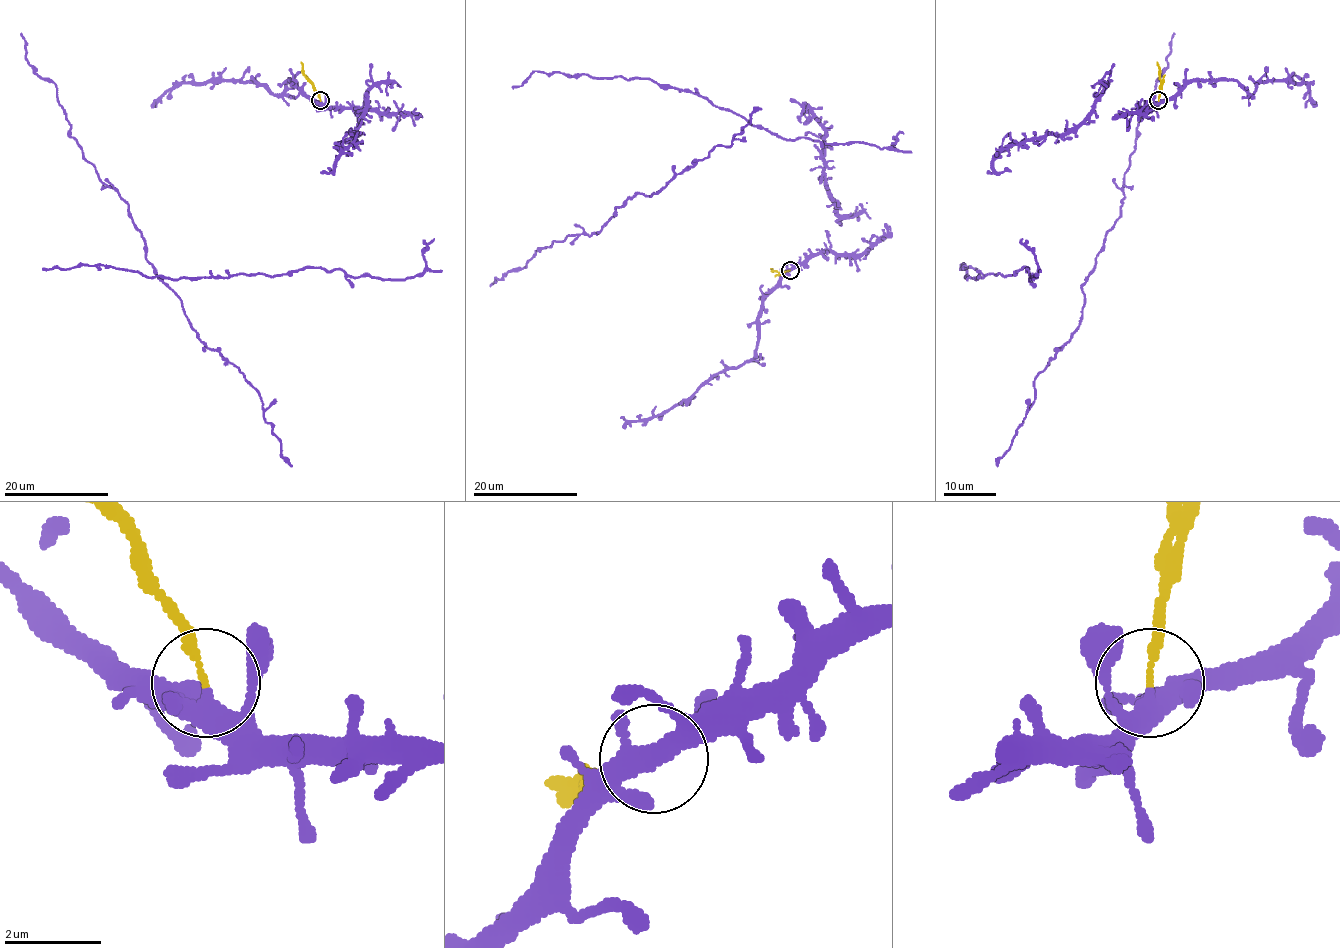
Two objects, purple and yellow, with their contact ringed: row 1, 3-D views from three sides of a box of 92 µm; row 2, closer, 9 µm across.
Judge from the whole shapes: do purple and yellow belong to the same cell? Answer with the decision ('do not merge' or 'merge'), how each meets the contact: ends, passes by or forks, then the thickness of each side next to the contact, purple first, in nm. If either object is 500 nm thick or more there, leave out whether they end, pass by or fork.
do not merge | purple forks | yellow ends | 340/130 nm

